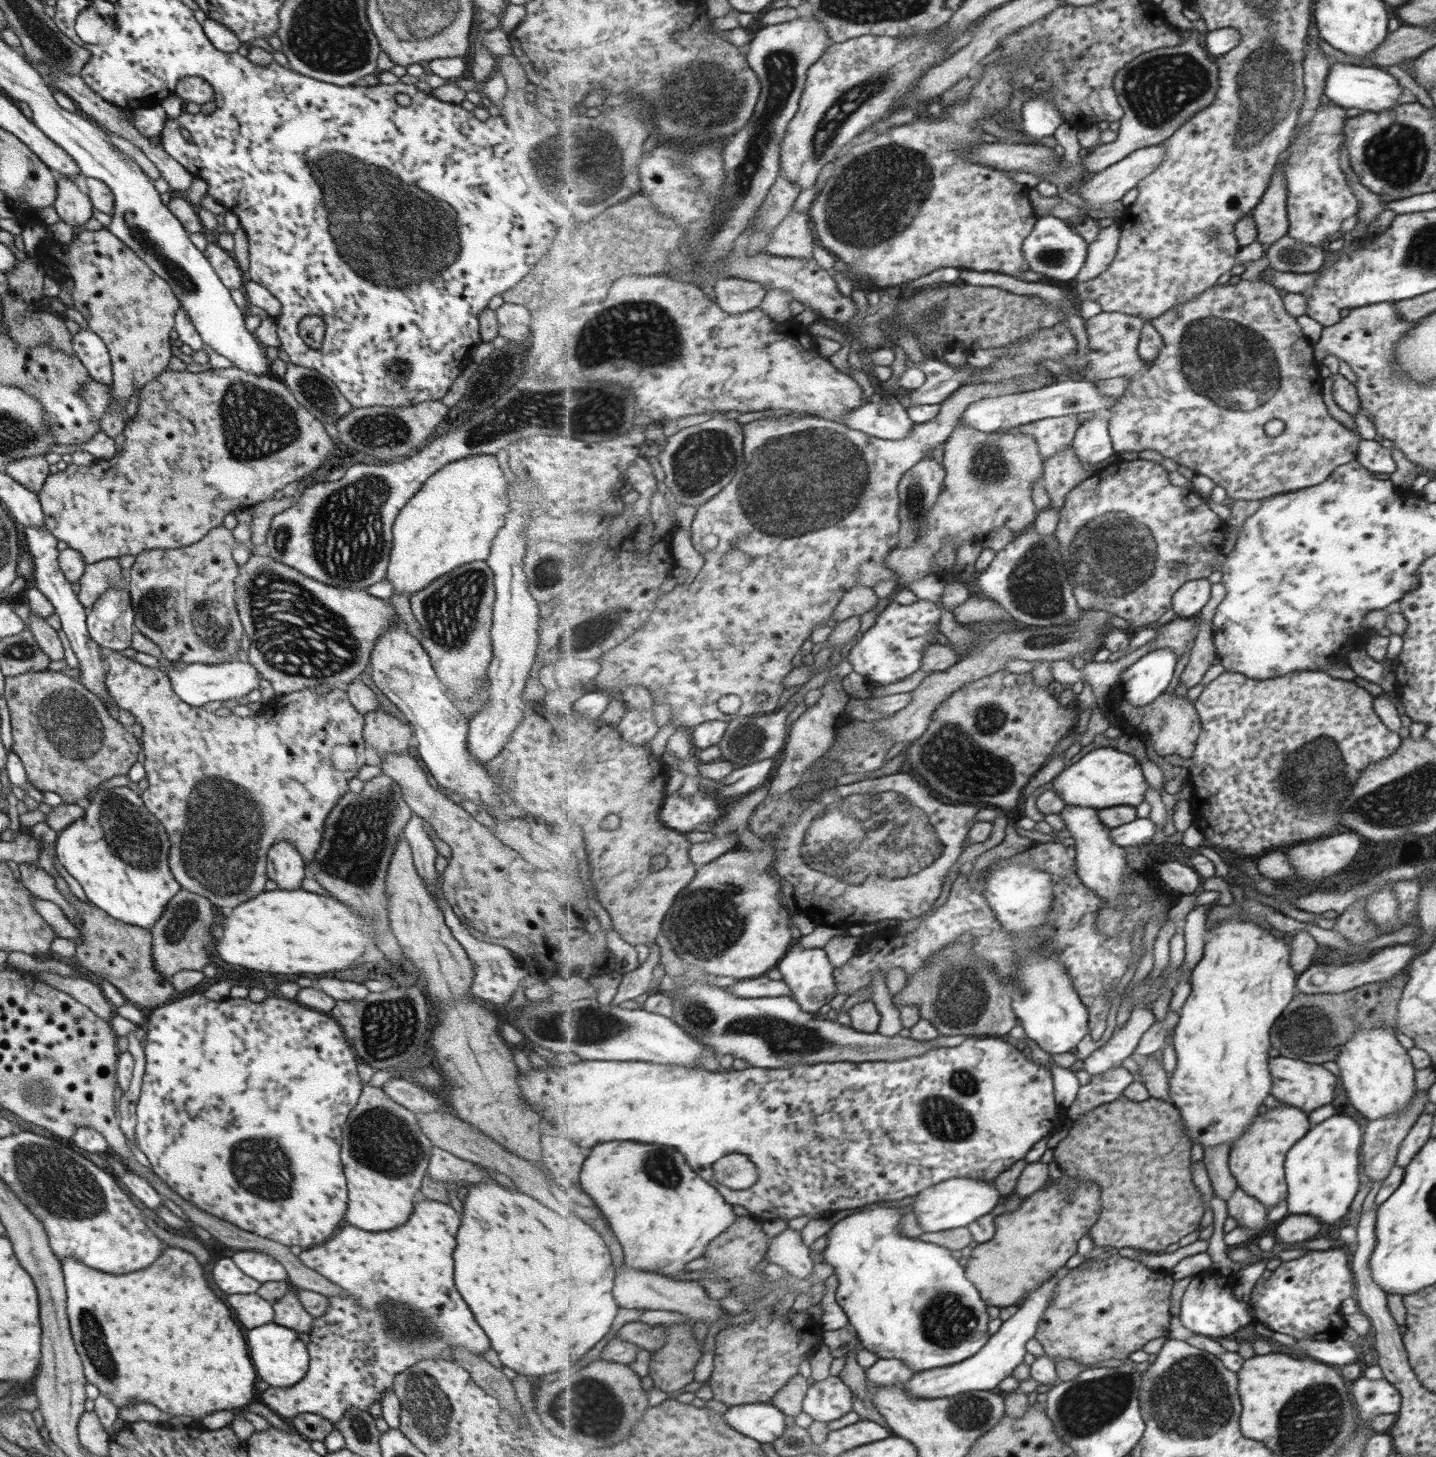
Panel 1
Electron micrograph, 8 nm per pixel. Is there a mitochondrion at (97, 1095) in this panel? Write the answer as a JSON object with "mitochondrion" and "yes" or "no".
{"mitochondrion":"no"}

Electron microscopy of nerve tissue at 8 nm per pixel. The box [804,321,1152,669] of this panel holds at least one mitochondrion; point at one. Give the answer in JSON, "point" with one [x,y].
{"point":[1036,586]}

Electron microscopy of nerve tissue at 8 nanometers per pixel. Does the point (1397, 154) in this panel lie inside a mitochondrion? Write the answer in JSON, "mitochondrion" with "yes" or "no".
{"mitochondrion":"yes"}

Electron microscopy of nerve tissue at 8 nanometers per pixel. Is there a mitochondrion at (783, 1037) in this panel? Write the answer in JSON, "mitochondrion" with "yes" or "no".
{"mitochondrion":"yes"}

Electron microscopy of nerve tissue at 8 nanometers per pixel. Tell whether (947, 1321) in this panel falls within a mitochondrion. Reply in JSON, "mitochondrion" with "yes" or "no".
{"mitochondrion":"yes"}

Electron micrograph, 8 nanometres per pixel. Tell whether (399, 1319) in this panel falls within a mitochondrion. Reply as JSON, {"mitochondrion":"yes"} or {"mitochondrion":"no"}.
{"mitochondrion":"yes"}

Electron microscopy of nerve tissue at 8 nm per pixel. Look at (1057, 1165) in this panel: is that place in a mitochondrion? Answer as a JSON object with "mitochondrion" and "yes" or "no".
{"mitochondrion":"no"}

